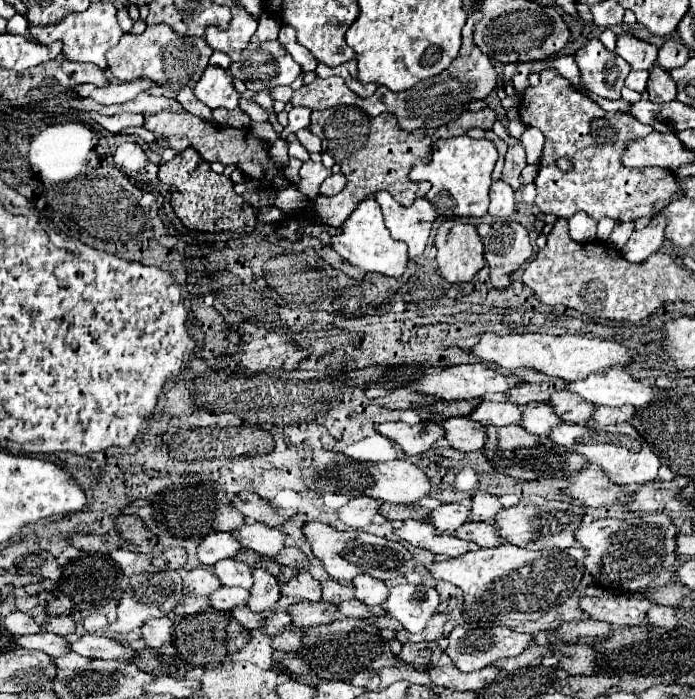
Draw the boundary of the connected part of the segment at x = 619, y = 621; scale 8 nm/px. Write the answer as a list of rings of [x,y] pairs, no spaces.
[[[603,595],[603,597],[581,597],[579,607],[595,621],[605,621],[613,627],[641,625],[653,603],[635,595]]]

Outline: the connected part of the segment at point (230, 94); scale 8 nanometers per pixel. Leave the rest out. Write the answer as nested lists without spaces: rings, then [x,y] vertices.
[[[207,67],[199,83],[195,85],[195,97],[207,107],[217,109],[237,109],[241,95],[231,83],[231,75],[221,67]]]

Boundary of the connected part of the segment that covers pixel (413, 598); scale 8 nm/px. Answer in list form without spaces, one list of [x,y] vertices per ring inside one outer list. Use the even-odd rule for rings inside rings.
[[[395,585],[389,589],[387,601],[381,605],[389,617],[397,619],[409,633],[417,633],[435,615],[439,593],[427,585]]]

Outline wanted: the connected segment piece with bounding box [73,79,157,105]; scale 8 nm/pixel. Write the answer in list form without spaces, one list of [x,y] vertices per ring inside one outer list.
[[[135,79],[129,83],[107,83],[103,87],[97,85],[79,85],[73,87],[73,93],[79,99],[93,99],[99,105],[121,105],[125,101],[135,99],[141,91],[149,91],[151,87],[157,87],[151,79]]]

